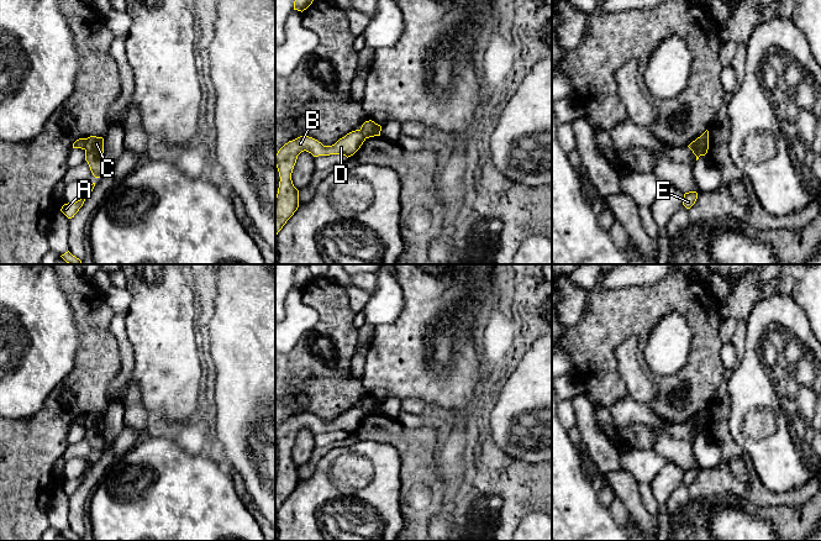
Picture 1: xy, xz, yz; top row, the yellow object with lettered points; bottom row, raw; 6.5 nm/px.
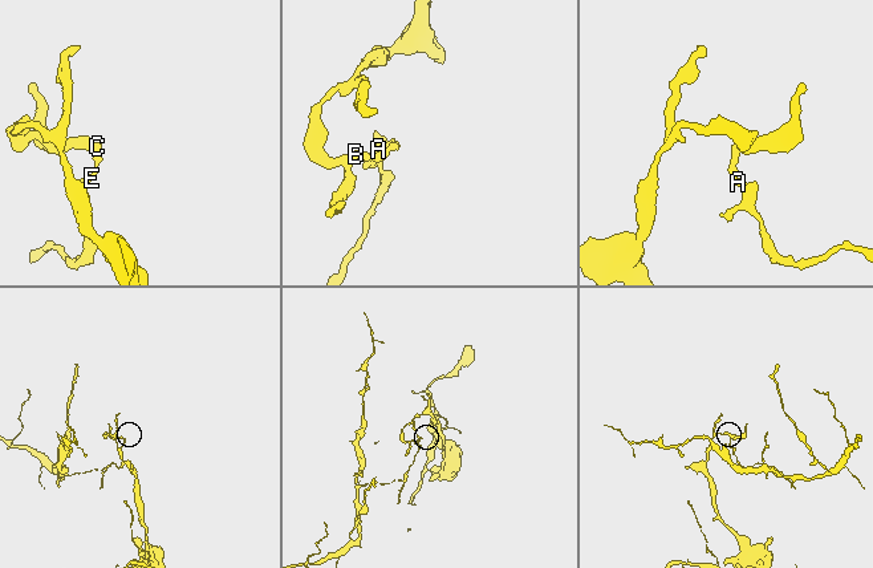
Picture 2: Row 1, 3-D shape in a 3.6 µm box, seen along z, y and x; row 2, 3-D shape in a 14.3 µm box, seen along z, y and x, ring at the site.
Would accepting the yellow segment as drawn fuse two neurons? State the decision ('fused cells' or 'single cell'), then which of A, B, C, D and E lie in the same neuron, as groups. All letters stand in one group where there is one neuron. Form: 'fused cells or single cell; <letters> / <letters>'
fused cells; A C E / B D

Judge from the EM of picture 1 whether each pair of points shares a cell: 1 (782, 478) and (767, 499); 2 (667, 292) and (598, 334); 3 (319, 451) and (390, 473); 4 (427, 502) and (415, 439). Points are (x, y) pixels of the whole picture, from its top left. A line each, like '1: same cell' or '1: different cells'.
1: different cells
2: same cell
3: different cells
4: same cell

